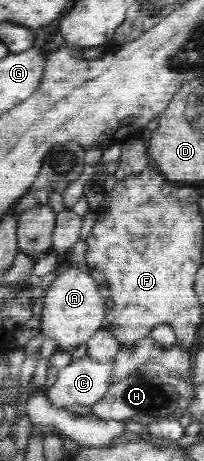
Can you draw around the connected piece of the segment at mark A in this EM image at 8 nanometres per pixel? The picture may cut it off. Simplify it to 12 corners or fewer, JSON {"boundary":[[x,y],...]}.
{"boundary":[[66,268],[43,294],[39,333],[72,354],[100,331],[104,296]]}

